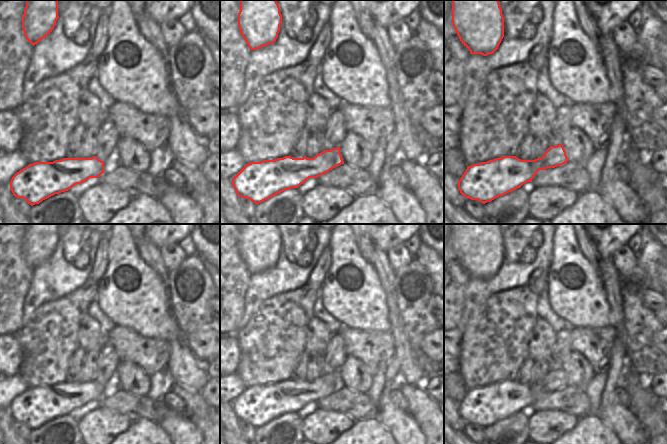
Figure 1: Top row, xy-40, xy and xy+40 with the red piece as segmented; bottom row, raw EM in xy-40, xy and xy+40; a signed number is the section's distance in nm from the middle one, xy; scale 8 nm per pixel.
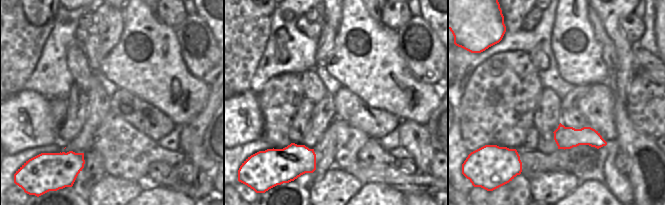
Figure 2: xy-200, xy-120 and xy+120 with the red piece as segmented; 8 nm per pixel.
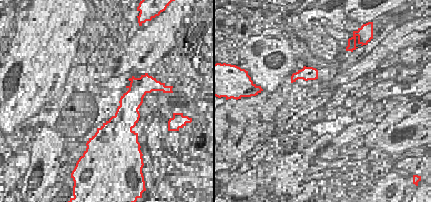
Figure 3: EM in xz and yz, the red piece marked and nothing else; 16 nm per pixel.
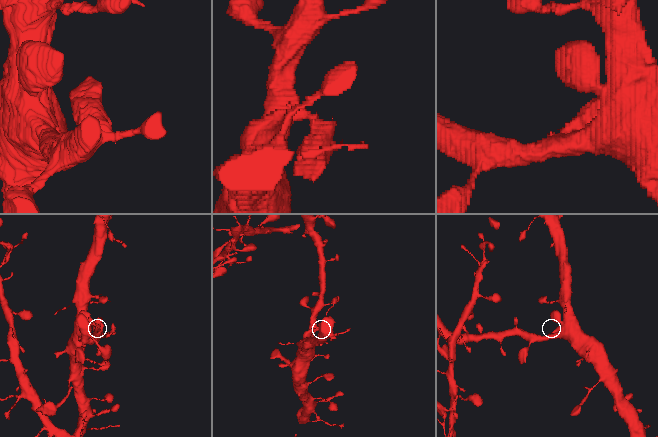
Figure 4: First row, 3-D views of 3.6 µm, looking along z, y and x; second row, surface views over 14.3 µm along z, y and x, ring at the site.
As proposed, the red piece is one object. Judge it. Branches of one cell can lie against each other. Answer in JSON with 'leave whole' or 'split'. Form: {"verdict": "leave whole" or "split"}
{"verdict": "leave whole"}

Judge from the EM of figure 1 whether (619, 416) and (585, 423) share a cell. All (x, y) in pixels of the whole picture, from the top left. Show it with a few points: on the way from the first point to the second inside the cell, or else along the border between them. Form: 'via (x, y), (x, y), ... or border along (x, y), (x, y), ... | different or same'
border along (598, 415), (615, 433) | different

